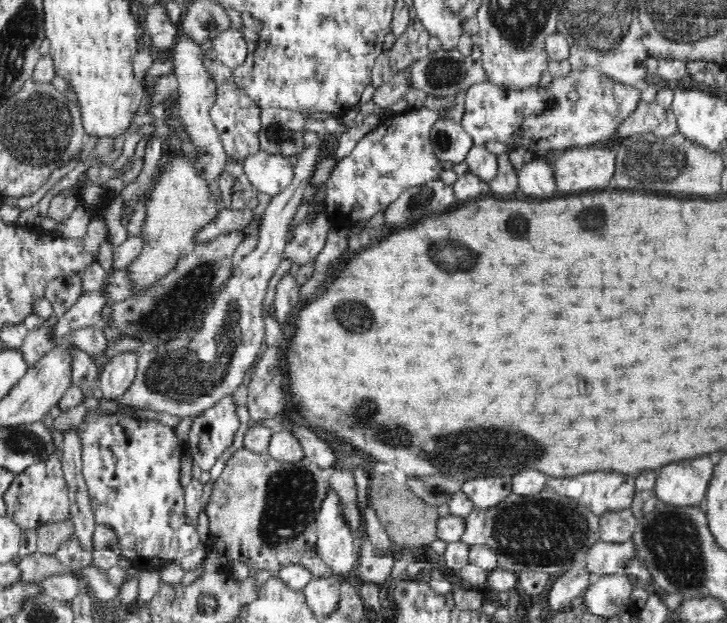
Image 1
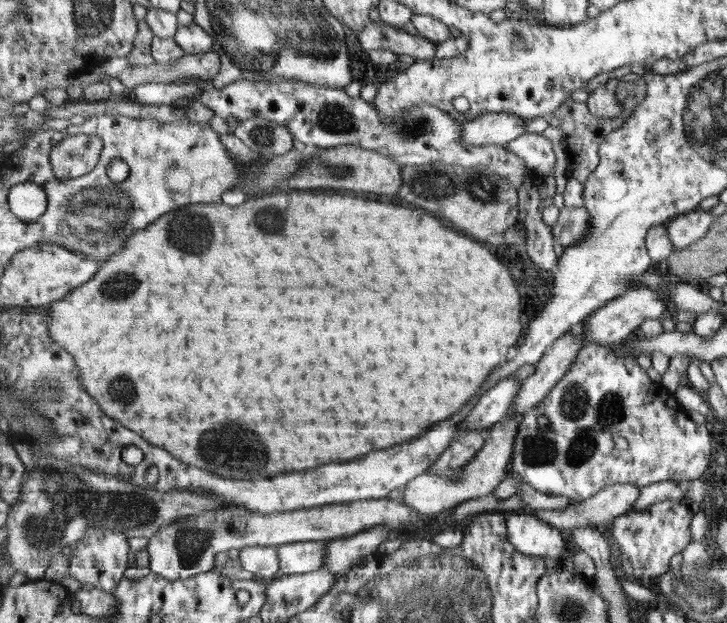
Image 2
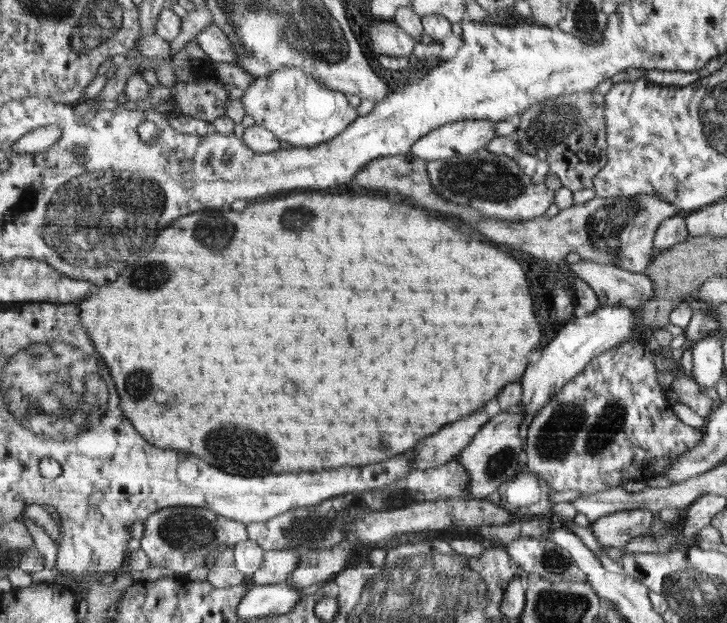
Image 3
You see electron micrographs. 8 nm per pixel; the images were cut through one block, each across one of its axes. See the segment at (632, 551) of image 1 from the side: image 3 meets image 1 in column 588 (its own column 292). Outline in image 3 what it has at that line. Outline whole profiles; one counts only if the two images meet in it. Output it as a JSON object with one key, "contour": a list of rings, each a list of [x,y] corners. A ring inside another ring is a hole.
{"contour":[[[271,550],[265,552],[263,565],[251,576],[255,585],[288,582],[292,572],[299,567],[300,554],[297,550]]]}

